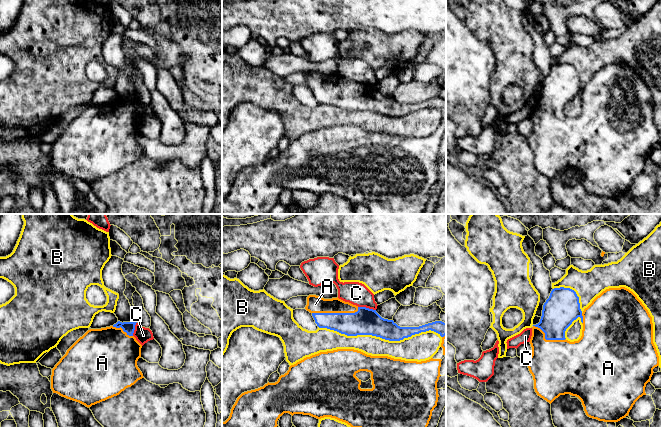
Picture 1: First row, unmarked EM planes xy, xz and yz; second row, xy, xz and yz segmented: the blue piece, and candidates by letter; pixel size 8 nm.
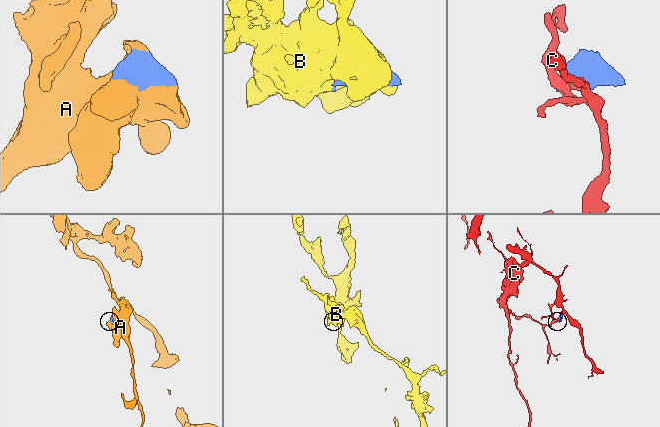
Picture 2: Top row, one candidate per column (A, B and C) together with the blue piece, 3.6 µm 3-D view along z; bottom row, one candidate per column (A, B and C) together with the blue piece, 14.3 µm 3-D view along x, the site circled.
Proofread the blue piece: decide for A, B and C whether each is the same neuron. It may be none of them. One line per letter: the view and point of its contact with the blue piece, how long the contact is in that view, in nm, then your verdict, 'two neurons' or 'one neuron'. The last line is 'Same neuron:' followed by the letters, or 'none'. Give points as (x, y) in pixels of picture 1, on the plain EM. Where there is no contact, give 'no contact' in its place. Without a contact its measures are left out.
A: contact xz (336, 89); length 380 nm; one neuron
B: contact xz (380, 113); length 1000 nm; two neurons
C: contact xz (367, 84); length 150 nm; two neurons
Same neuron: A

